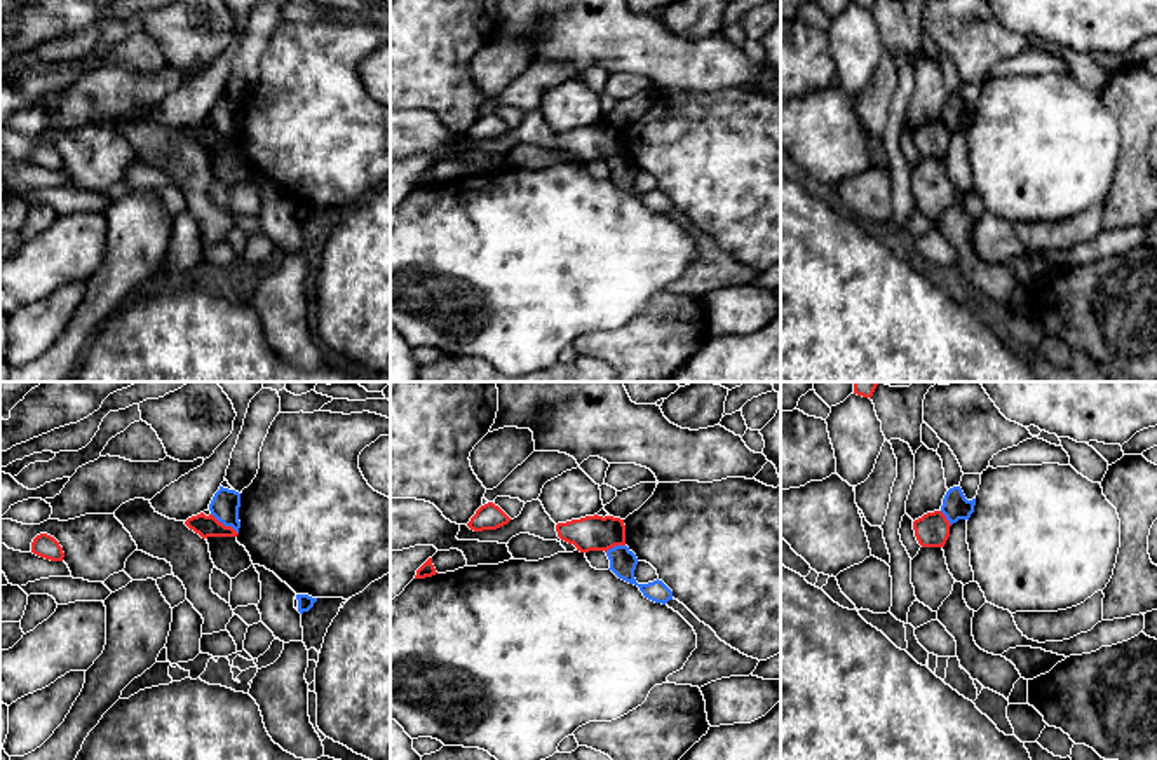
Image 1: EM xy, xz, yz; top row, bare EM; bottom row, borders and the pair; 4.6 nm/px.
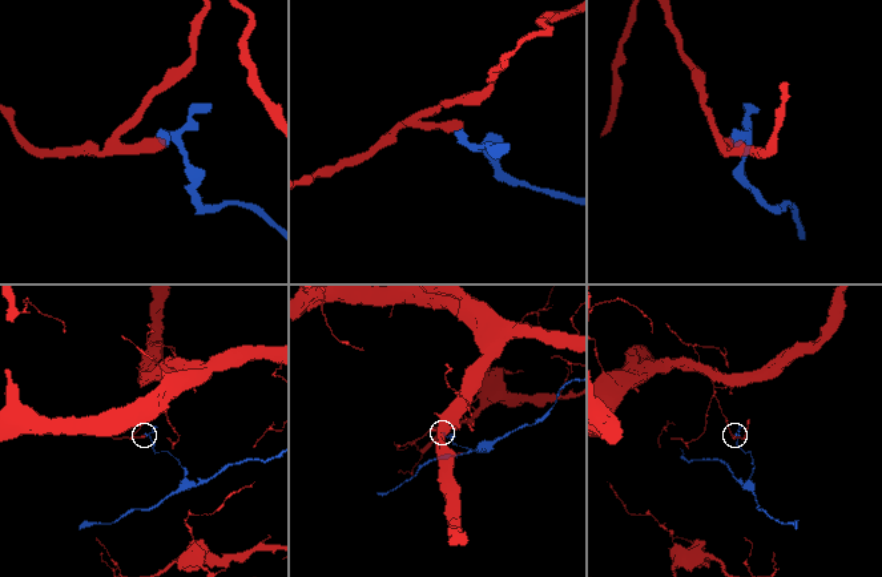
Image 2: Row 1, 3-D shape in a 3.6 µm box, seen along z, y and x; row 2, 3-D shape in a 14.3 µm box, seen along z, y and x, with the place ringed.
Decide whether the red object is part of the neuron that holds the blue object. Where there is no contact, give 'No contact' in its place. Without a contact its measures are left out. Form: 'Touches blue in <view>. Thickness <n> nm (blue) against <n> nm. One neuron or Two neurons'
Touches blue in xy. Thickness 130 nm (blue) against 100 nm. Two neurons

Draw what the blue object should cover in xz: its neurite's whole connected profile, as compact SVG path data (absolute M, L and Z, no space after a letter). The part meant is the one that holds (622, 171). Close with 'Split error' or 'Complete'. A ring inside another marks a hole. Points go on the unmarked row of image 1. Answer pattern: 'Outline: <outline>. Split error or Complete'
Outline: M615 155L606 160L606 166L610 169L608 180L612 180L619 188L638 195L645 207L662 214L673 209L673 200L659 188L648 193L636 192L634 180L638 167L627 155Z. Complete

